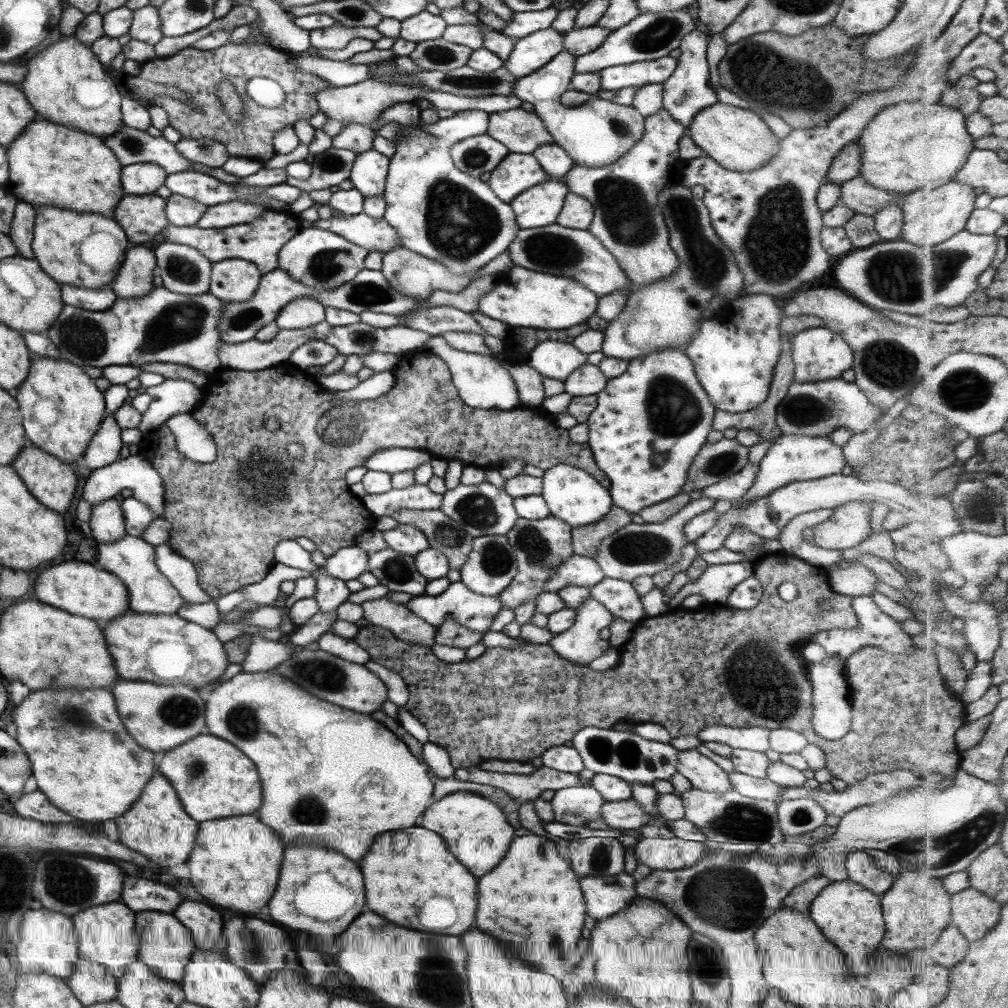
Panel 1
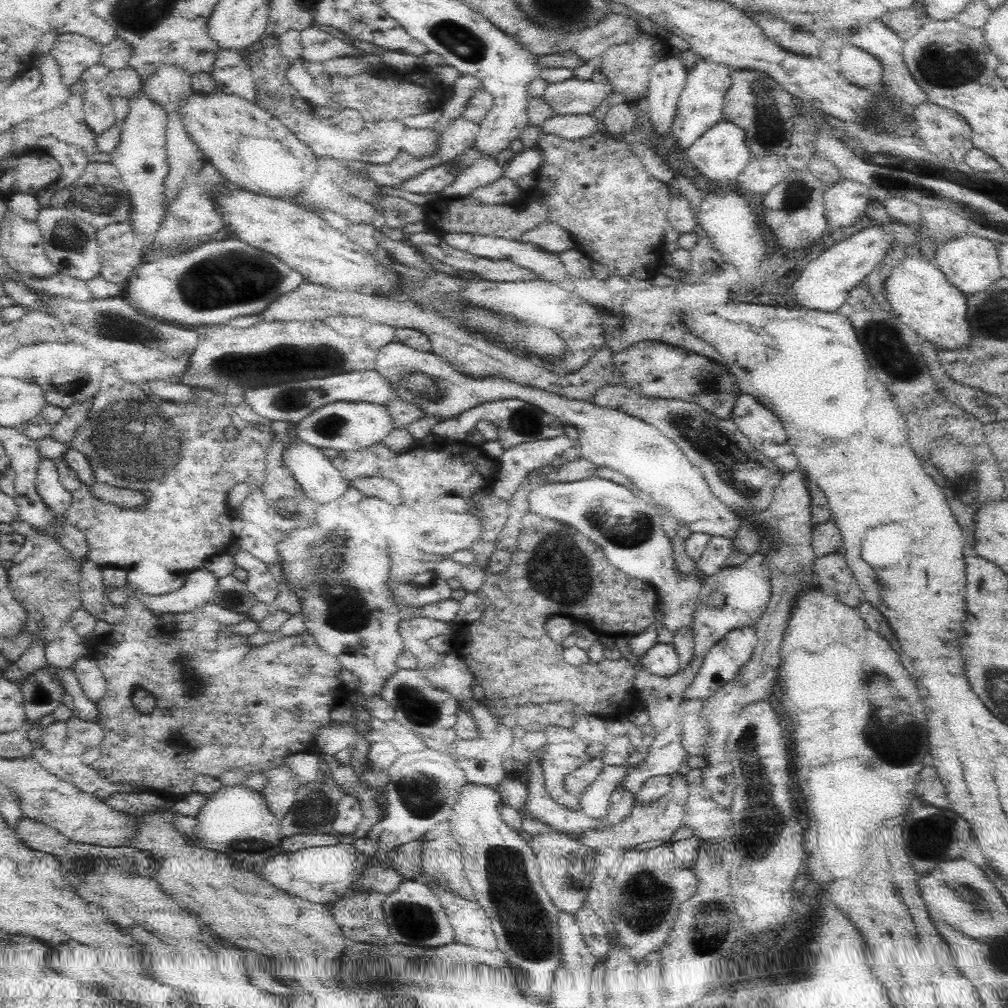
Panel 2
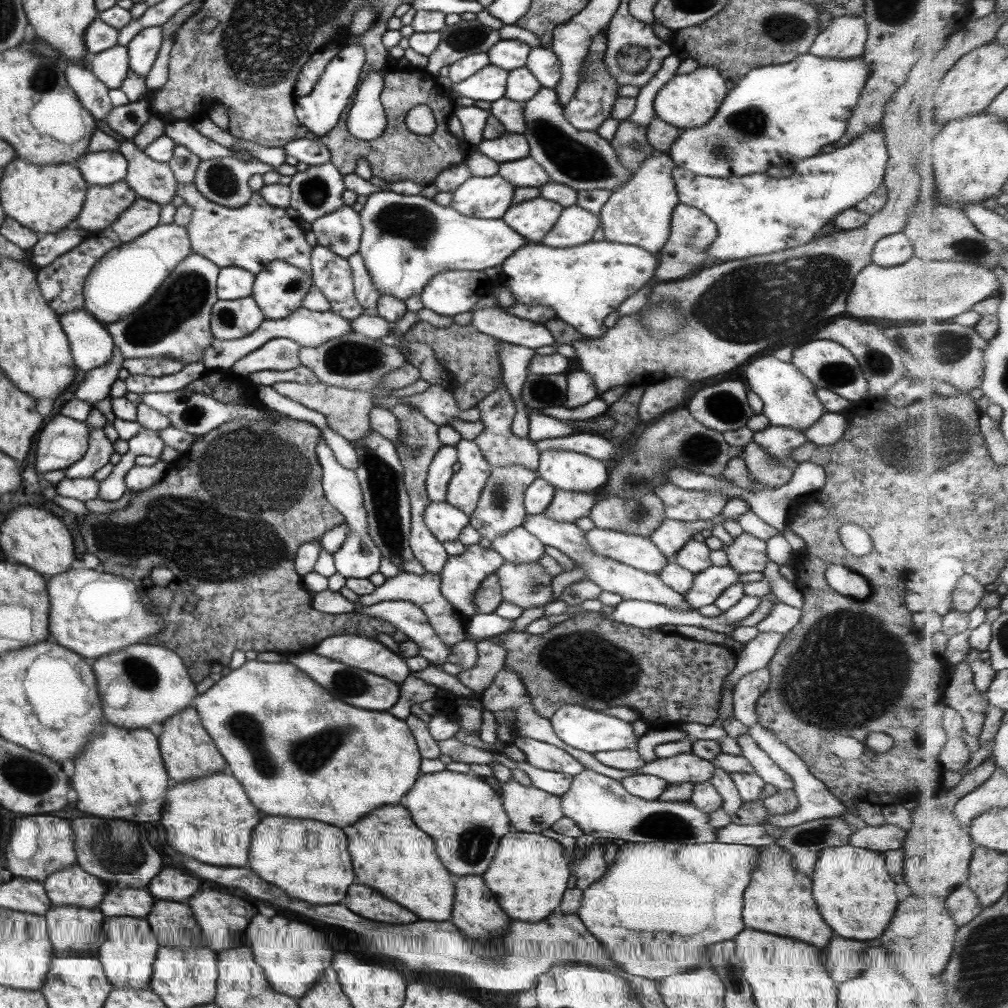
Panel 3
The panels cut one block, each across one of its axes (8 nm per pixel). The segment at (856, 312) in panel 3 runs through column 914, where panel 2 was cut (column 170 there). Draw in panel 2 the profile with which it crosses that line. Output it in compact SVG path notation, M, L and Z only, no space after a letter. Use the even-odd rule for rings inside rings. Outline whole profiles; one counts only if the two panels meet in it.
M210 239L174 257L166 257L149 263L142 262L137 270L123 282L120 297L131 307L156 320L160 318L176 320L188 326L198 324L198 322L222 324L237 316L259 314L276 298L293 292L304 282L300 273L268 251L254 248L238 239Z

